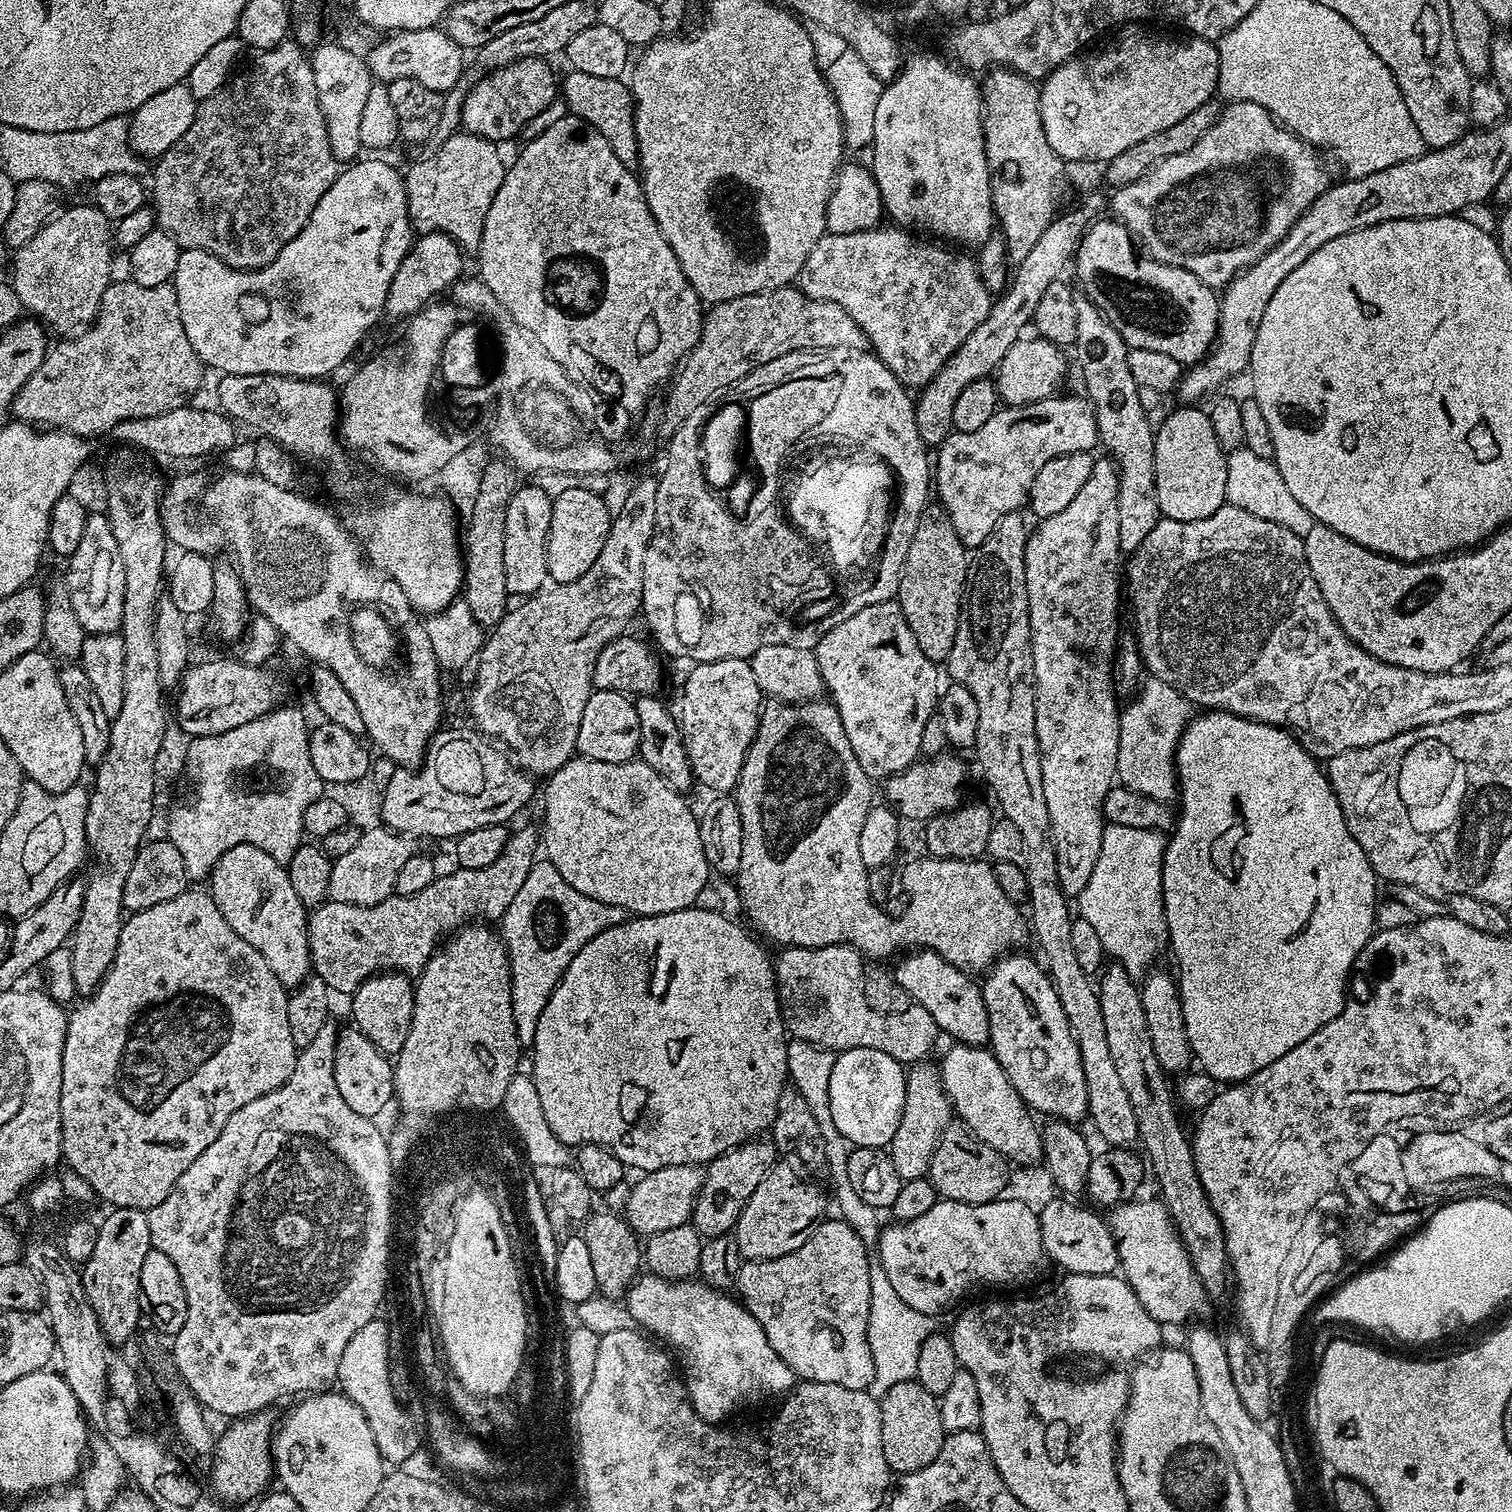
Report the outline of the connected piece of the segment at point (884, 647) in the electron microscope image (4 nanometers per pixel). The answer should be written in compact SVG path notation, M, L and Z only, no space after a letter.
M895 599L873 600L870 606L862 606L862 610L858 610L858 614L850 614L850 618L846 618L846 622L838 622L838 626L826 630L826 634L822 634L822 638L814 645L814 651L827 695L830 697L831 703L836 705L838 714L842 718L842 730L846 730L846 738L850 738L850 750L854 750L854 758L858 758L858 766L862 766L862 770L866 770L868 779L873 782L883 782L890 776L897 776L898 773L906 771L909 766L916 763L921 755L922 729L925 728L928 720L933 719L936 710L937 665L930 658L926 658L926 654L922 654L922 650L918 650L918 642L914 642L914 634L902 614L899 603Z

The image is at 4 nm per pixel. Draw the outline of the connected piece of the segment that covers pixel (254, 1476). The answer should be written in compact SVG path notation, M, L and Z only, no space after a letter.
M271 1411L255 1412L252 1416L236 1418L224 1432L224 1437L217 1439L214 1444L212 1460L212 1488L221 1501L232 1504L244 1504L255 1501L269 1487L268 1483L274 1480L274 1420L272 1424Z

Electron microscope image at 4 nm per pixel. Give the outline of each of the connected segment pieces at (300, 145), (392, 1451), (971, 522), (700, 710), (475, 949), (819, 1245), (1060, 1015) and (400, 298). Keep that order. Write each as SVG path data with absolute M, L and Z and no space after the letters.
M289 38L278 46L263 49L257 56L260 57L245 72L237 71L234 78L229 79L220 91L199 101L190 128L158 157L155 161L156 169L152 172L152 184L150 180L150 200L154 205L159 231L169 232L181 249L197 248L214 254L222 262L226 262L226 266L245 270L265 268L270 262L274 262L274 258L278 258L282 246L286 246L286 242L293 240L302 226L306 226L310 214L314 214L314 206L322 202L322 194L326 194L326 190L334 186L338 175L338 161L330 150L330 138L326 134L326 122L322 106L318 102L318 86L314 86L314 70L309 53L295 39Z
M377 1318L366 1322L366 1326L362 1326L362 1330L350 1338L346 1350L342 1350L342 1362L338 1362L338 1388L342 1395L354 1402L354 1406L358 1406L358 1410L362 1410L366 1426L370 1426L370 1434L374 1434L380 1457L389 1465L396 1466L413 1454L417 1443L411 1425L393 1404L388 1388L384 1374L385 1333L383 1324Z
M1053 394L1038 402L1001 407L992 415L990 422L986 422L978 430L970 430L969 432L953 430L935 449L934 492L935 495L936 492L940 495L940 497L938 497L938 503L940 507L946 510L946 514L950 518L950 523L954 526L954 534L958 534L958 538L963 542L965 548L975 550L978 546L982 546L982 542L986 542L986 538L990 538L990 530L994 530L994 526L998 526L998 521L1002 519L1003 516L1011 512L1020 512L1021 509L1027 505L1030 486L1034 482L1034 474L1038 474L1038 470L1042 466L1046 466L1046 462L1050 462L1050 458L1058 458L1062 454L1074 454L1075 452L1092 452L1093 449L1097 447L1100 435L1098 434L1098 426L1096 425L1096 415L1094 414L1091 404L1088 403L1087 399L1081 397L1080 400L1076 396L1064 396L1061 400L1059 400L1058 397L1059 395Z
M706 660L696 662L691 665L692 668L688 672L688 677L684 680L684 693L680 696L680 708L678 707L678 719L680 721L680 732L684 735L684 745L686 746L686 754L690 758L690 766L692 774L697 785L705 784L709 788L709 793L712 794L728 794L735 789L738 778L742 774L742 762L746 762L746 754L750 742L756 733L756 727L760 721L758 715L762 707L762 693L758 682L754 682L754 670L748 660Z
M465 926L459 932L447 937L437 948L435 954L428 959L426 966L418 974L414 984L412 997L414 998L414 1018L410 1022L410 1034L406 1034L406 1043L402 1050L394 1057L394 1071L392 1074L392 1086L397 1101L403 1102L408 1108L423 1110L424 1112L439 1112L453 1109L454 1106L473 1108L475 1112L488 1110L488 1104L499 1109L503 1102L503 1094L510 1074L517 1071L516 1067L516 1027L514 1026L514 1010L512 1009L512 975L508 965L508 951L504 949L503 939L495 931L488 928L476 928L477 926Z
M828 1218L817 1224L816 1229L812 1231L811 1238L802 1242L802 1246L798 1246L798 1250L794 1250L790 1254L779 1256L773 1260L749 1260L741 1263L740 1273L736 1275L735 1287L740 1288L739 1299L747 1308L748 1313L762 1326L770 1346L774 1346L778 1358L782 1358L782 1362L786 1362L786 1366L790 1366L790 1370L795 1372L801 1381L830 1382L838 1386L846 1386L846 1390L868 1390L871 1389L874 1378L874 1358L870 1354L870 1342L868 1341L868 1319L870 1318L870 1266L868 1258L870 1250L864 1245L864 1240L858 1238L858 1234L854 1234L854 1230L850 1230L847 1220L835 1219Z
M1005 954L987 969L986 975L982 980L982 991L984 994L984 1002L986 1010L988 1011L988 1018L990 1020L990 1034L988 1035L988 1044L990 1051L996 1055L998 1062L1002 1066L1002 1070L1006 1070L1006 1078L1014 1086L1014 1090L1018 1090L1018 1094L1028 1105L1033 1113L1039 1114L1041 1112L1044 1118L1051 1118L1054 1120L1062 1120L1065 1122L1080 1122L1080 1119L1085 1119L1088 1116L1088 1099L1086 1098L1086 1076L1082 1074L1082 1062L1078 1054L1078 1046L1072 1031L1070 1030L1070 1022L1066 1018L1066 1010L1062 1010L1062 1002L1058 998L1058 994L1052 985L1052 979L1049 978L1047 971L1035 959L1031 960L1028 956L1016 956L1020 954Z
M444 232L419 235L394 274L390 290L387 291L385 315L402 320L416 315L424 305L437 297L436 294L442 291L445 293L463 275L462 258L464 254L460 245Z

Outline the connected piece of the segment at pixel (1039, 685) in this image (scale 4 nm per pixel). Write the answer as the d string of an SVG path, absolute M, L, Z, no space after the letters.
M1097 459L1094 470L1090 470L1090 478L1086 478L1086 486L1078 490L1070 506L1058 514L1043 517L1037 523L1040 525L1029 531L1024 555L1028 621L1036 675L1036 737L1042 766L1042 795L1046 797L1046 810L1050 813L1058 882L1069 898L1079 897L1090 880L1094 862L1098 862L1098 850L1102 850L1102 834L1106 827L1104 799L1114 786L1118 766L1121 709L1116 708L1114 661L1118 656L1116 627L1120 624L1120 596L1122 600L1122 553L1118 542L1119 477L1115 460Z

